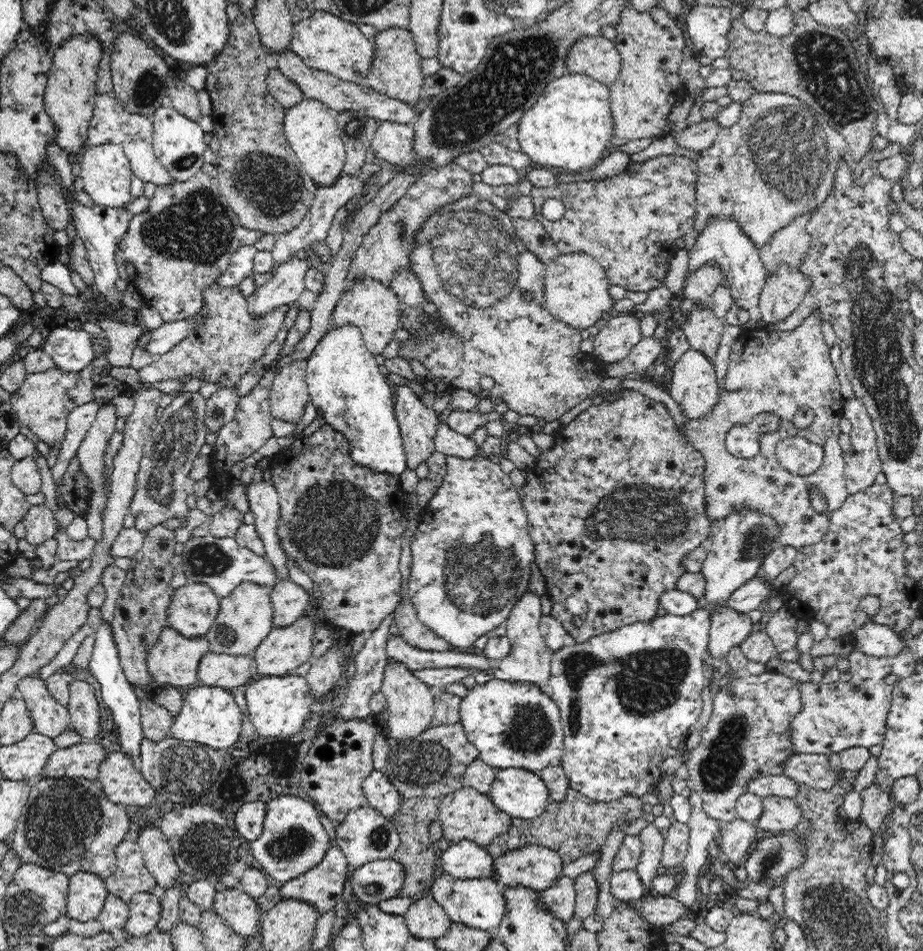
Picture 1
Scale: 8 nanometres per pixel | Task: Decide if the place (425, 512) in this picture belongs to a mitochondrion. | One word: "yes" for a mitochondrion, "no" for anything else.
no

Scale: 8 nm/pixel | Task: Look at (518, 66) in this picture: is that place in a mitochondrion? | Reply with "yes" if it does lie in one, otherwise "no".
yes

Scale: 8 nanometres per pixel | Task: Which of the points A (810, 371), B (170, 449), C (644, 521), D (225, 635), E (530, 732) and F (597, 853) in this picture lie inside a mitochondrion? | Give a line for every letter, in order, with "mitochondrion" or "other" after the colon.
A: other
B: mitochondrion
C: mitochondrion
D: mitochondrion
E: mitochondrion
F: other

